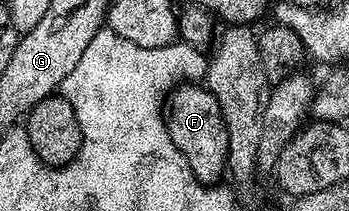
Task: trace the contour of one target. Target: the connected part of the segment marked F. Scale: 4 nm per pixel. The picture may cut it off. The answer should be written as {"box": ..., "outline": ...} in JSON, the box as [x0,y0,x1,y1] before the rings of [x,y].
{"box":[165,82,229,185],"outline":[[[184,82],[171,91],[166,101],[165,114],[169,137],[189,161],[193,177],[197,177],[197,181],[204,185],[218,184],[222,180],[219,178],[223,171],[225,175],[228,170],[229,137],[225,121],[221,117],[221,105],[217,105],[217,97],[213,97],[213,93],[208,91],[206,86]]]}

